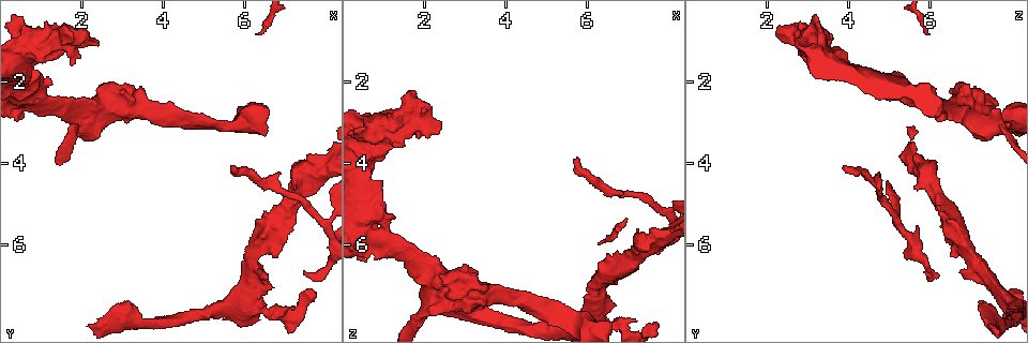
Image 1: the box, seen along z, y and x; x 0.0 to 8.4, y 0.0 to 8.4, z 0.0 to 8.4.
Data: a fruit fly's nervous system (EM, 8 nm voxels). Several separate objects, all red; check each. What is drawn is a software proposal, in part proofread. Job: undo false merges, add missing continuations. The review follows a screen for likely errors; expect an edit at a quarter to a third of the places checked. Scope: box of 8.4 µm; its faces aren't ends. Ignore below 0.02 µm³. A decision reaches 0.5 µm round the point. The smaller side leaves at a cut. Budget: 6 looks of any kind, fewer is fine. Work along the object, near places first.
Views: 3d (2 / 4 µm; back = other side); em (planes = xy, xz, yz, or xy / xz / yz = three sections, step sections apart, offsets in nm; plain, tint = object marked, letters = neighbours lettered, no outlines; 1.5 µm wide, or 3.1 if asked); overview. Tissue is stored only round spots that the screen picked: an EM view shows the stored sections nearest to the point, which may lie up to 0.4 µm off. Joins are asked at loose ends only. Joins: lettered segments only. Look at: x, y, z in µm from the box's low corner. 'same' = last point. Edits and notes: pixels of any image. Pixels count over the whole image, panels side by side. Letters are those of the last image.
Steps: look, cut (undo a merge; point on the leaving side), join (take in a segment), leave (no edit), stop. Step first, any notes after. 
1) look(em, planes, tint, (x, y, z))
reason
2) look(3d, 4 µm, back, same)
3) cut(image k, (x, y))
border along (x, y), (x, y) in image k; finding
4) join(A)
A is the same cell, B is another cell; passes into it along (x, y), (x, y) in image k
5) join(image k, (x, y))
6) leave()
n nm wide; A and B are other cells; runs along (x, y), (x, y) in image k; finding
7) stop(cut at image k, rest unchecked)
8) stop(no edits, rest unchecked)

look(3d, 2 µm, (7.60, 7.20, 7.85))
an open end

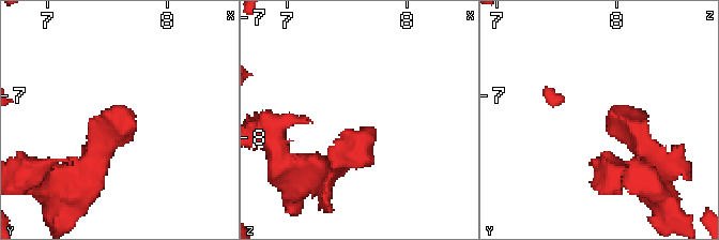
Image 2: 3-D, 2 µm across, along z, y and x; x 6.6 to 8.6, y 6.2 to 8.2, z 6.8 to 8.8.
look(em, xy, step 4, tint, (7.64, 7.16, 7.92))
need the tissue

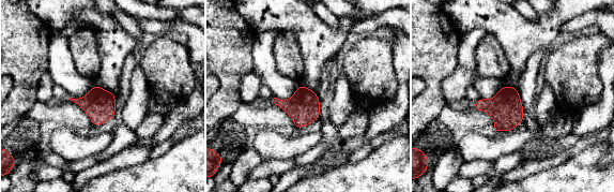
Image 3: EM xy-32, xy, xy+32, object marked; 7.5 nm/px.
look(em, yz, step 8, letters, same)
cut it another way

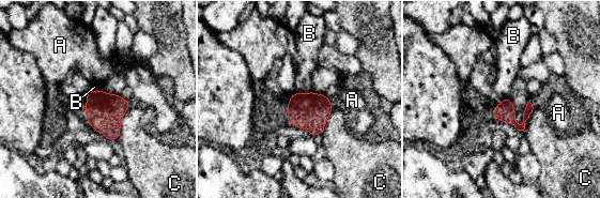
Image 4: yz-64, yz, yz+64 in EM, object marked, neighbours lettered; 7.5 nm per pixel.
leave()
C touches over 300 nm; A, B and C are other cells; border along (311, 91), (293, 93) in image 4; none of them fits

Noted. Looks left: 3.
look(em, xz, step 4, letters, (3.15, 7.30, 7.25))
branch stops here

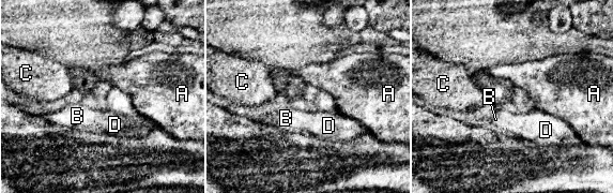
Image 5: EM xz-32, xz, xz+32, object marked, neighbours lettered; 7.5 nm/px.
look(em, planes, letters, same)

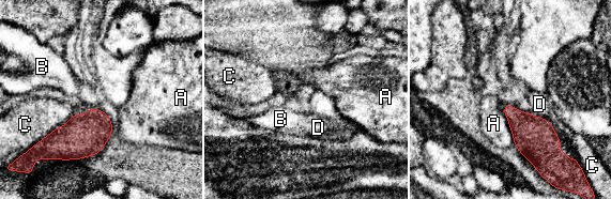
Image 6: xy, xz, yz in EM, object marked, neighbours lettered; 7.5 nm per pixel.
leave()
110 nm wide; A, B, C and D are other cells; border along (502, 106), (514, 143) in image 6; no lettered segment goes on from it

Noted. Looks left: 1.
stop(no edits, rest unchecked)

